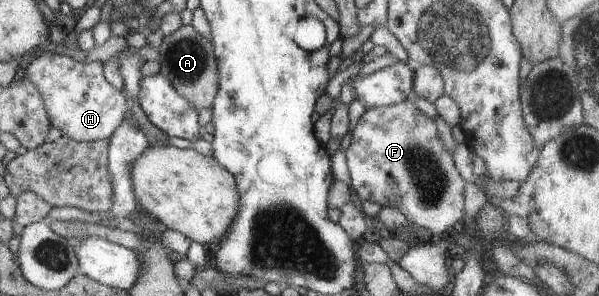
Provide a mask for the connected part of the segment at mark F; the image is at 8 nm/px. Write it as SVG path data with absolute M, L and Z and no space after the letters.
M412 99L395 105L366 109L354 128L350 145L345 151L351 178L350 187L356 191L358 201L371 200L379 202L383 207L394 207L411 223L437 237L454 231L461 224L465 180L456 168L453 154L444 150L434 120L420 111Z

